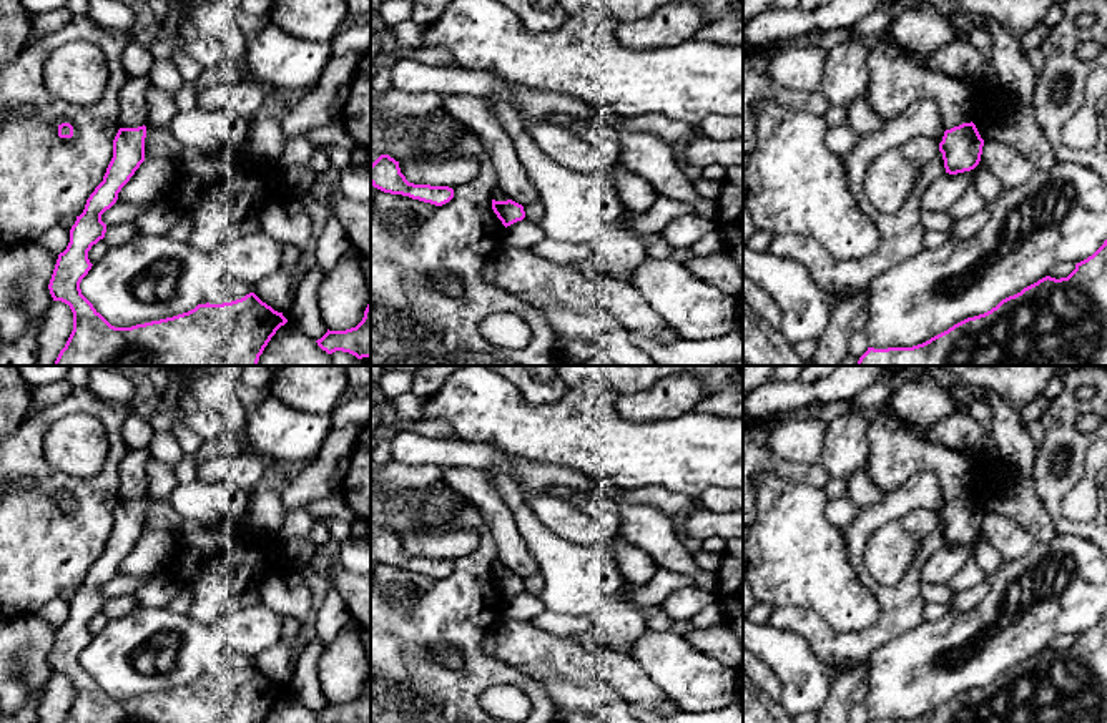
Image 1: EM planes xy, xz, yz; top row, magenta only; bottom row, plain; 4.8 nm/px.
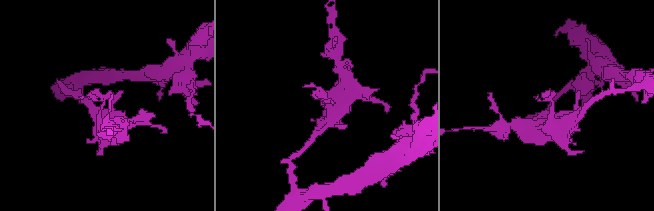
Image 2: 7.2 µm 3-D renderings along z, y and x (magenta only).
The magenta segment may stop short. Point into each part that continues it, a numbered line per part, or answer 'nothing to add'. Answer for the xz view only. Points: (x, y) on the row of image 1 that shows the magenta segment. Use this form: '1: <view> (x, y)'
nothing to add

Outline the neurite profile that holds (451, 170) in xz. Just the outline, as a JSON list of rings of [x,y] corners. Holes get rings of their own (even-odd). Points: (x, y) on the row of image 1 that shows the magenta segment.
[[[455,151],[440,156],[409,155],[399,161],[401,173],[409,183],[430,186],[457,186],[472,181],[479,173],[475,158],[459,156]]]

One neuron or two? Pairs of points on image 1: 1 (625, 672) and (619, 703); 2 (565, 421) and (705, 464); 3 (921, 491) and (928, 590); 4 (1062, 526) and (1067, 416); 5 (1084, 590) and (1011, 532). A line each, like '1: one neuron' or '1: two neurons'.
1: two neurons
2: one neuron
3: two neurons
4: one neuron
5: two neurons

